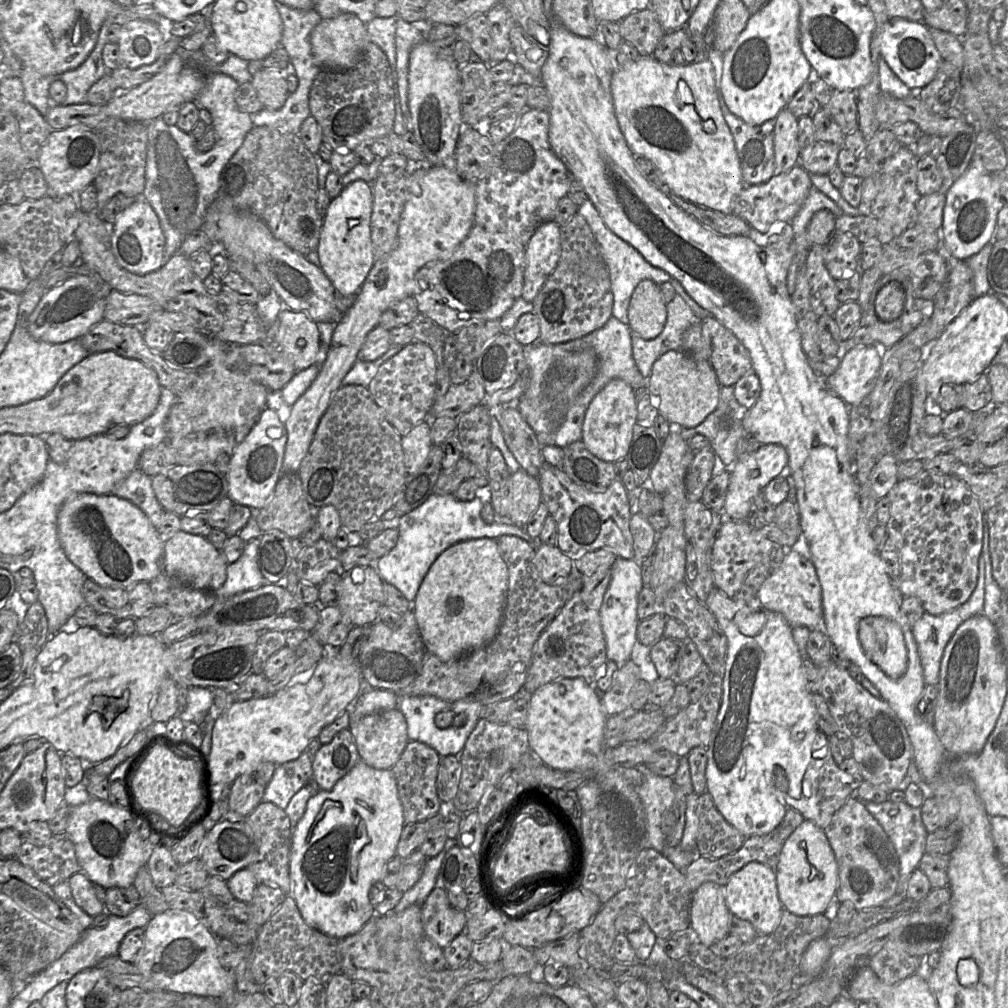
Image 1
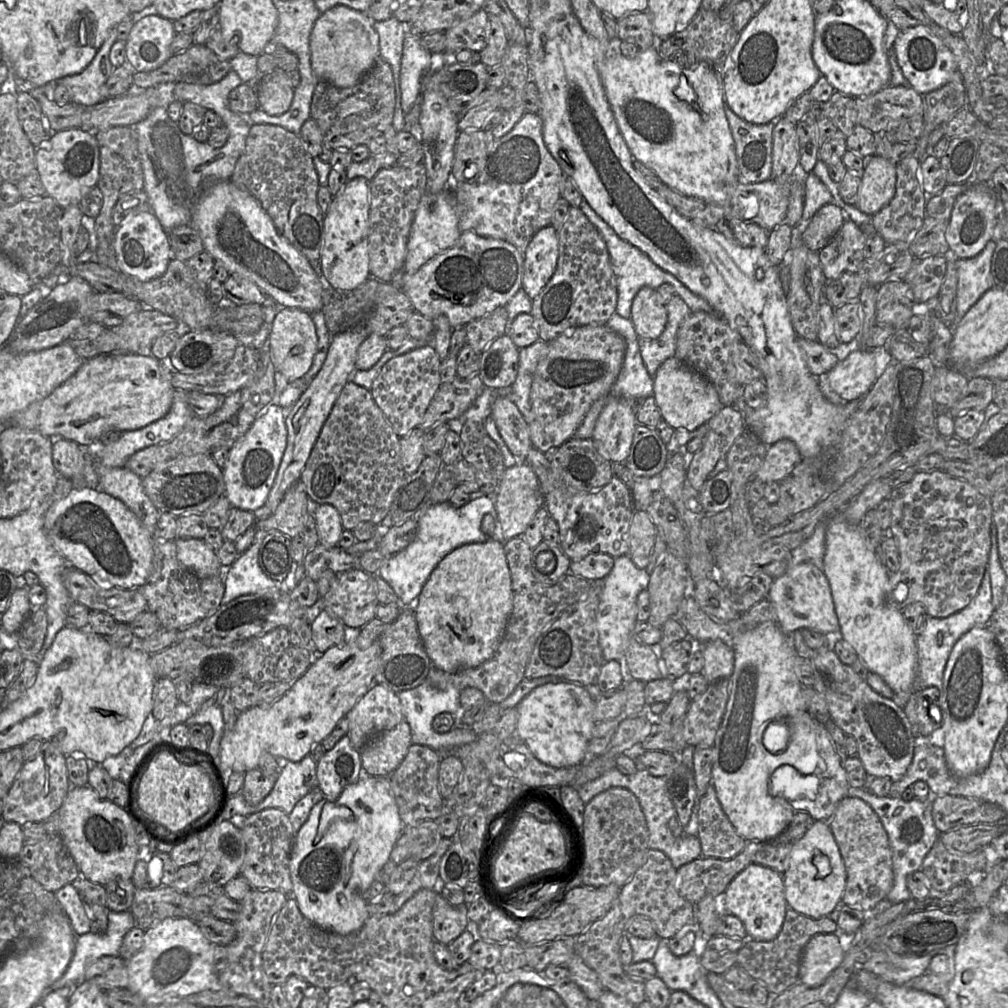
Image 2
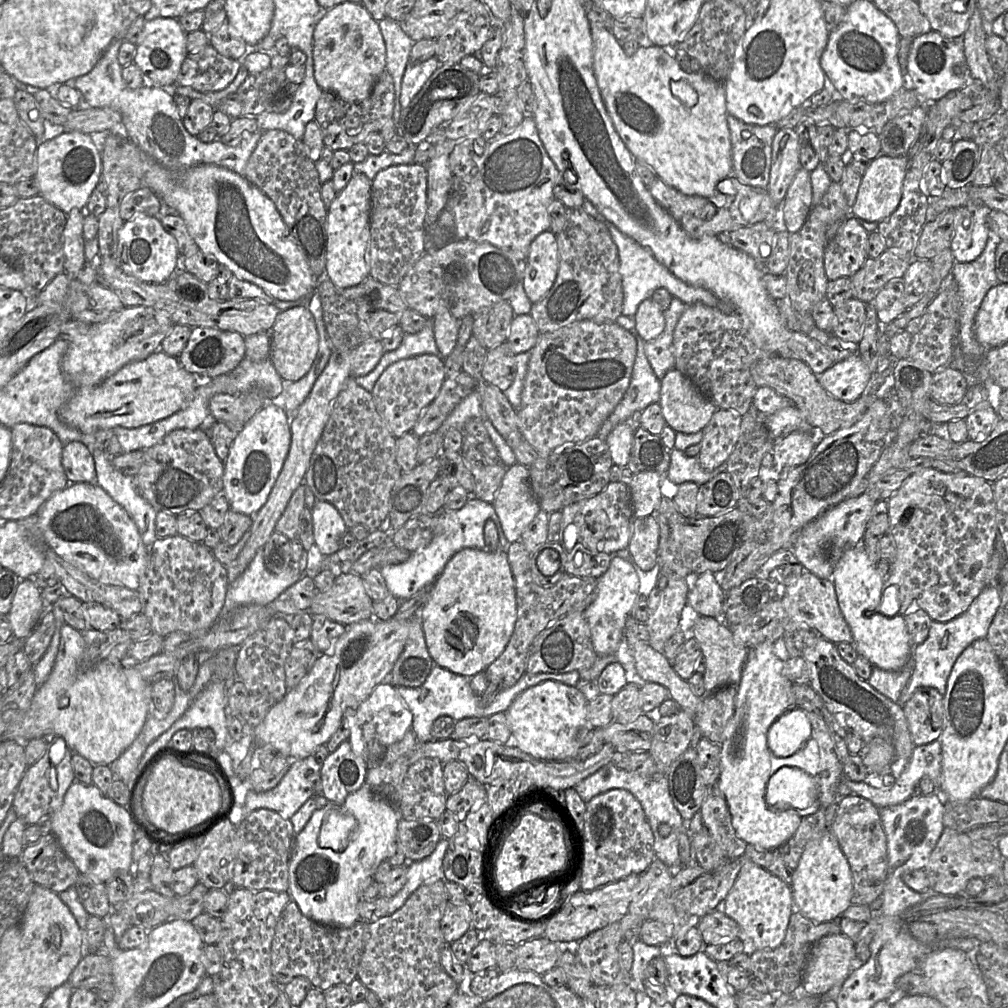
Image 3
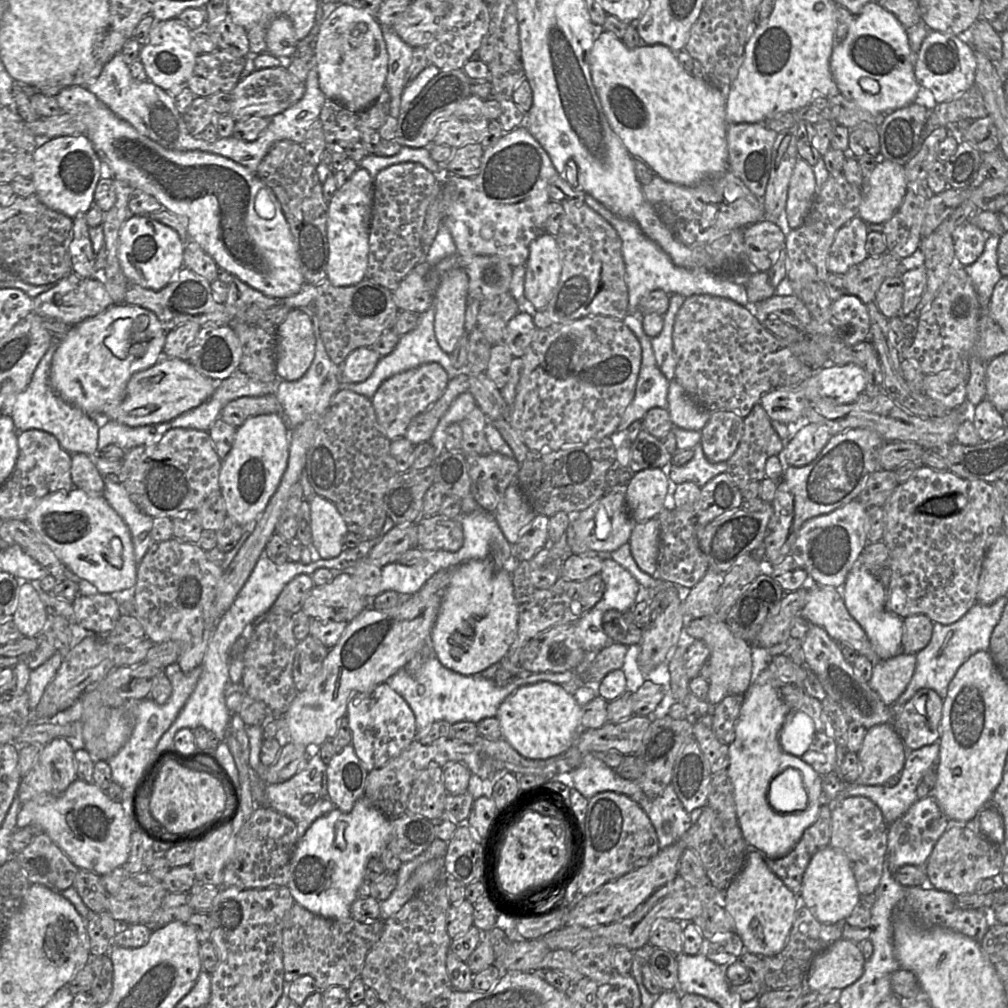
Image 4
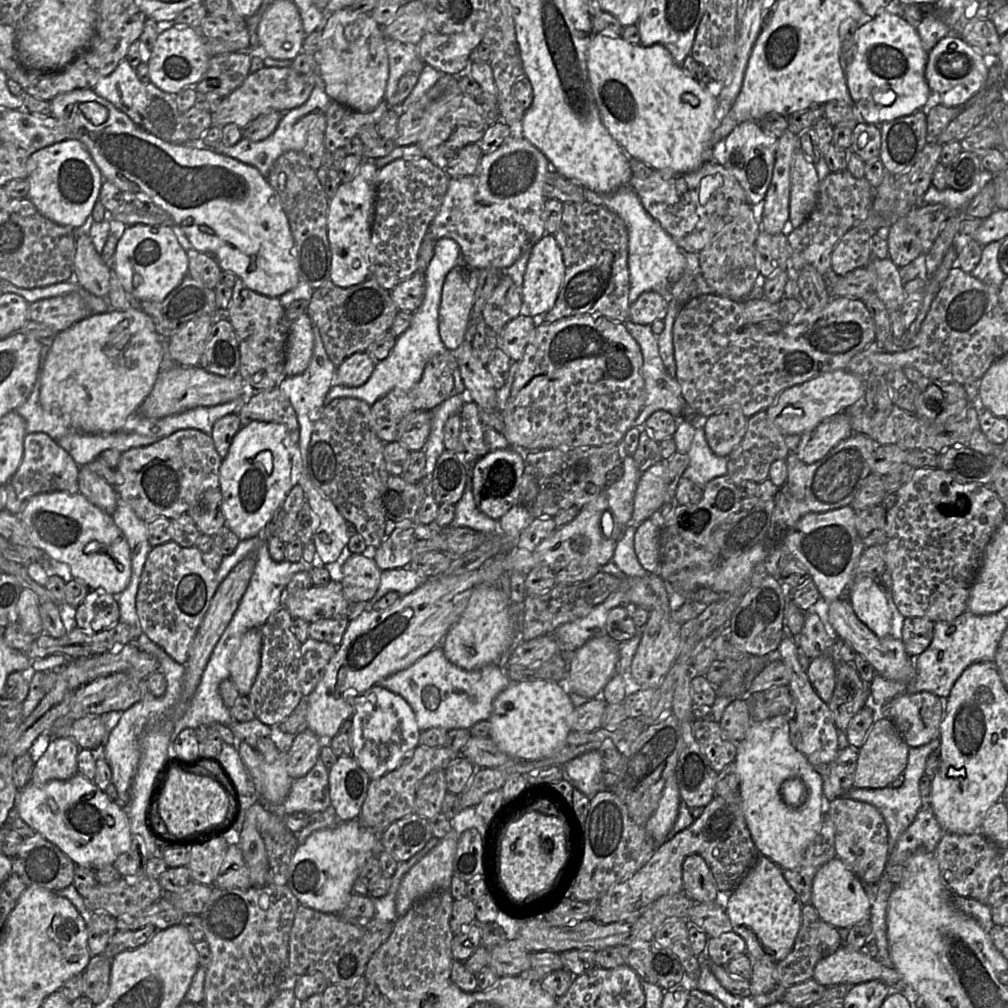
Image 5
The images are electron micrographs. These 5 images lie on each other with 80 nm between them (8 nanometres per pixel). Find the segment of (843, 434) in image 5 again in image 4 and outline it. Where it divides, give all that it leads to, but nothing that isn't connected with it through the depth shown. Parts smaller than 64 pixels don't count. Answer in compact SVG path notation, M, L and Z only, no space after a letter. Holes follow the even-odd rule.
M800 423L794 436L785 442L783 450L777 455L785 468L802 467L810 464L832 437L828 428L813 423Z

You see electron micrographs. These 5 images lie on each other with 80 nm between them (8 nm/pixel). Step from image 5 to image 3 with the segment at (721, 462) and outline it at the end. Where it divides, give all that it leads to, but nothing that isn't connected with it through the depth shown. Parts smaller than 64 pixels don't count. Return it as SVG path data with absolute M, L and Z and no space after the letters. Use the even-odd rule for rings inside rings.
M673 448L666 476L673 484L680 485L685 481L691 481L701 486L725 470L726 463L712 471L706 471L700 465L698 455L687 456L684 451Z

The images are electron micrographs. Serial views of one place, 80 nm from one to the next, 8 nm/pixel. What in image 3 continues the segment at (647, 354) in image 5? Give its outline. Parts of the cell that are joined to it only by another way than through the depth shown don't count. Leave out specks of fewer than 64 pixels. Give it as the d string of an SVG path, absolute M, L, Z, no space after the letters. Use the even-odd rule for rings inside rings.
M620 315L615 322L635 337L637 353L629 387L596 435L600 438L606 438L616 425L627 421L634 412L643 411L648 405L659 403L660 400L661 380L655 375L646 357L645 340L636 329L634 317Z

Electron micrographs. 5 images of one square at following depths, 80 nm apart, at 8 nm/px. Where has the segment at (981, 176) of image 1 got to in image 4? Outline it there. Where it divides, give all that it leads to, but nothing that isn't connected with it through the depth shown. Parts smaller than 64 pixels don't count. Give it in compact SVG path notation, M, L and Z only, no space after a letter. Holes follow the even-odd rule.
M968 220L958 224L952 235L956 265L973 264L981 256L988 236Z

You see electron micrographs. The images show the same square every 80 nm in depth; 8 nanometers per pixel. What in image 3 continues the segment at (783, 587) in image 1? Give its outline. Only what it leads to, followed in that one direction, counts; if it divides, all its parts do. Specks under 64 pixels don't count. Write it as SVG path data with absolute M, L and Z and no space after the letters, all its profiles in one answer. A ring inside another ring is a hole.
M804 571L794 583L781 589L779 598L782 599L789 618L783 641L795 632L796 627L808 626L835 644L840 642L853 644L853 636L840 610L832 579L821 579L809 571Z

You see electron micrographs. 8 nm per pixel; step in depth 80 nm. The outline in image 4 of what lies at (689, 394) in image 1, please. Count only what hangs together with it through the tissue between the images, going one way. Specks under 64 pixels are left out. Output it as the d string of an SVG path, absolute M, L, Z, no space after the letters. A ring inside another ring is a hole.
M675 379L670 381L667 400L667 410L675 427L700 431L710 419L712 412L692 399Z

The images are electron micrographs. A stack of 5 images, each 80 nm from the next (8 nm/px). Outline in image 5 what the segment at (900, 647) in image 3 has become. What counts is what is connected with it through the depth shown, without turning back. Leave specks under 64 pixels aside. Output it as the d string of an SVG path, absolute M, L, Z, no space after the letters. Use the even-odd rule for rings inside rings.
M862 577L851 583L845 592L857 617L879 638L894 635L885 590L875 579Z

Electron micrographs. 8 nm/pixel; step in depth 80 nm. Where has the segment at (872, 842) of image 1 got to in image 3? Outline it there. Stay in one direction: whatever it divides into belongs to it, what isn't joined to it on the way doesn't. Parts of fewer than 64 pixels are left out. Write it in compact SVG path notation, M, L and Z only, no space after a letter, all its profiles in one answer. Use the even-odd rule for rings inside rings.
M844 796L838 804L831 831L837 838L851 868L852 905L870 905L882 895L887 878L887 838L881 822L880 809L861 796Z

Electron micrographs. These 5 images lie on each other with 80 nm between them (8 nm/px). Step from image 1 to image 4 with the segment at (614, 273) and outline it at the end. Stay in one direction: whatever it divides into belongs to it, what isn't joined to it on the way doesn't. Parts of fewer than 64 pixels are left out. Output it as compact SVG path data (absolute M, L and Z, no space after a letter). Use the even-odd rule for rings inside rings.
M585 194L584 203L601 215L618 233L622 243L622 256L625 264L625 280L628 288L628 313L638 313L639 302L643 296L653 290L663 290L668 295L679 294L686 297L692 295L711 295L730 299L741 306L749 306L746 294L746 277L718 275L707 269L687 269L675 265L669 256L650 238L636 223L621 218L589 194Z

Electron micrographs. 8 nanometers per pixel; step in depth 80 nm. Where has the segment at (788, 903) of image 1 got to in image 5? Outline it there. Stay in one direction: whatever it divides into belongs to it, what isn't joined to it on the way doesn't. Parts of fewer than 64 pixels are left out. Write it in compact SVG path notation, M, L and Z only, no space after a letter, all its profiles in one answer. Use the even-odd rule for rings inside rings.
M838 858L823 865L813 880L811 905L823 921L835 928L850 928L870 920L872 900L868 887Z

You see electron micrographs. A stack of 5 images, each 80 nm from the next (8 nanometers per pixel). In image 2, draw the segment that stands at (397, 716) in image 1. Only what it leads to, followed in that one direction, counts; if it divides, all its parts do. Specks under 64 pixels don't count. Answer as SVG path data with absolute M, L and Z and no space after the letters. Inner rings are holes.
M406 720L376 736L360 750L364 775L390 777L412 744L411 729Z

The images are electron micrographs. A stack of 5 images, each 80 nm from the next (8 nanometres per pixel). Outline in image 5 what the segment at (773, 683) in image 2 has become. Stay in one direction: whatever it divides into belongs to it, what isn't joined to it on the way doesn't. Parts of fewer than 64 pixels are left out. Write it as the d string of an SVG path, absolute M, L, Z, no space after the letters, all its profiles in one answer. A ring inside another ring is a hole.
M753 722L745 738L737 743L734 763L739 775L744 817L758 852L781 869L795 868L817 836L822 814L827 812L821 776L792 744L789 724L767 727ZM790 778L799 778L807 790L806 800L797 807L786 805L780 795L782 783Z

